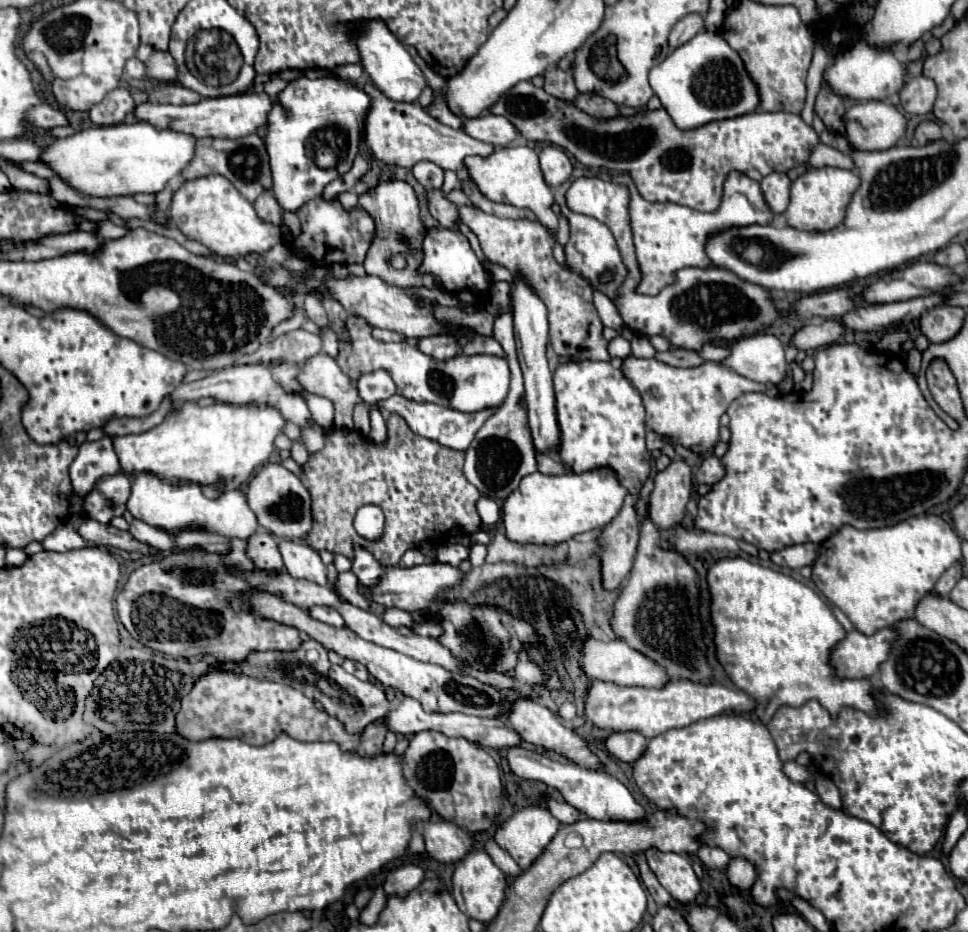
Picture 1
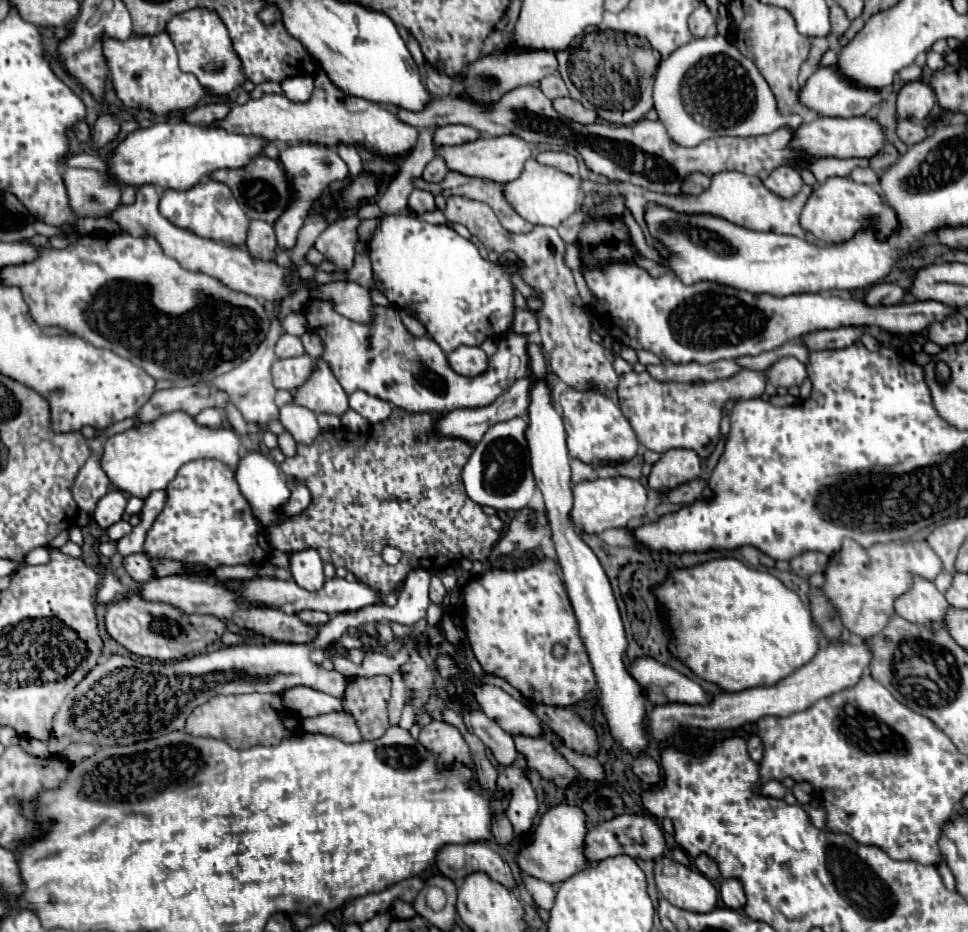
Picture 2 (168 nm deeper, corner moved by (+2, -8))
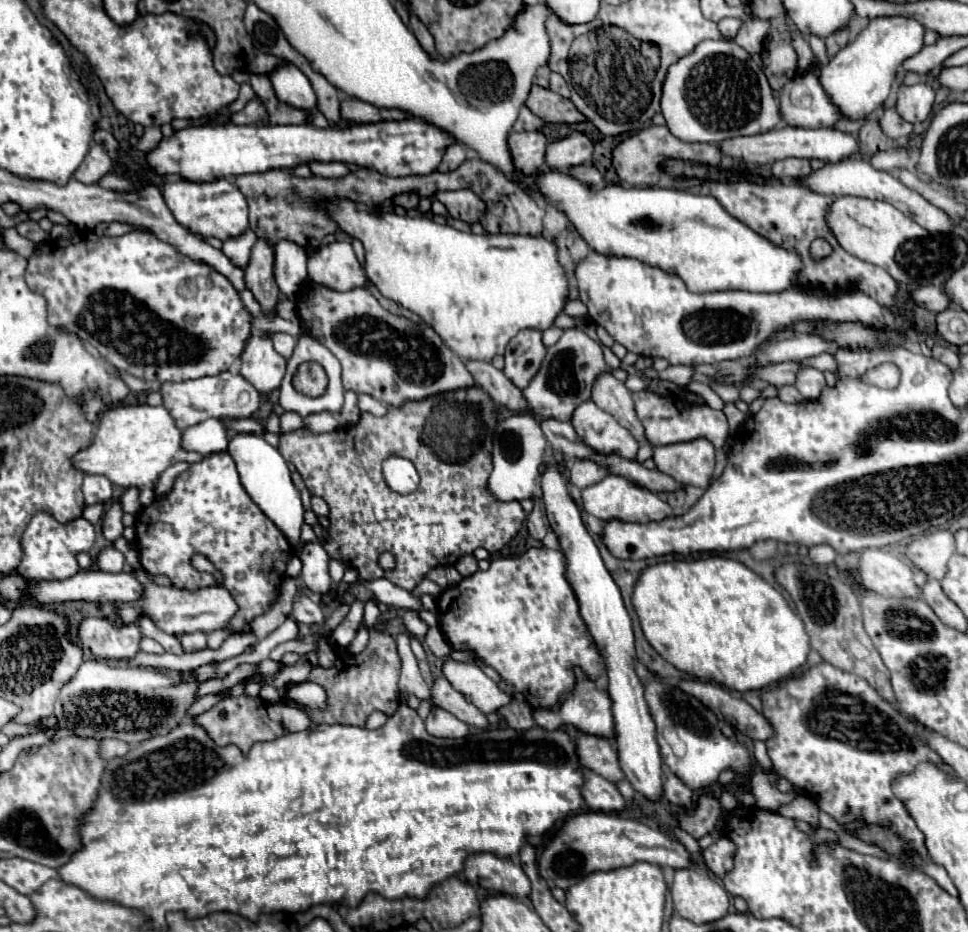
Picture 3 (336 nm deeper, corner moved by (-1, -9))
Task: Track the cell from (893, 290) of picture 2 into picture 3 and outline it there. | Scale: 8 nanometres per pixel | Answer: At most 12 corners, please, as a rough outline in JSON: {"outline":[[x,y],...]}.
{"outline":[[933,285],[909,291],[915,305],[939,313],[949,305]]}

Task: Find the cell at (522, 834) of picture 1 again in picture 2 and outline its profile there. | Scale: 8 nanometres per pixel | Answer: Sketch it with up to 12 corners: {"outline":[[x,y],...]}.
{"outline":[[550,808],[520,870],[560,884],[584,870],[590,824],[582,808]]}

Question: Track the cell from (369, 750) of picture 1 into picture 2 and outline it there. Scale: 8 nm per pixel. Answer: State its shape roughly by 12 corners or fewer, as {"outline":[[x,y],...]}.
{"outline":[[350,678],[344,712],[364,740],[388,724],[390,678]]}

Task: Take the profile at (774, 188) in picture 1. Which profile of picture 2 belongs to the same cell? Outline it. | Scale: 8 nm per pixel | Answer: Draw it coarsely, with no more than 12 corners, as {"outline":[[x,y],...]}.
{"outline":[[778,166],[766,188],[778,196],[796,196],[804,186],[792,166]]}

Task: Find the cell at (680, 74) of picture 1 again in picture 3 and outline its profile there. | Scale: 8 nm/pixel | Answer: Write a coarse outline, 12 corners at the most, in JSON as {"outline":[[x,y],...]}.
{"outline":[[701,41],[669,67],[675,137],[721,143],[783,115],[755,57]]}

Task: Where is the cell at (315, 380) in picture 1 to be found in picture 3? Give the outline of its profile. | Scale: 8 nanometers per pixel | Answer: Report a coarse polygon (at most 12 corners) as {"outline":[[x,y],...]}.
{"outline":[[267,335],[251,337],[241,375],[261,393],[279,389],[287,359]]}

